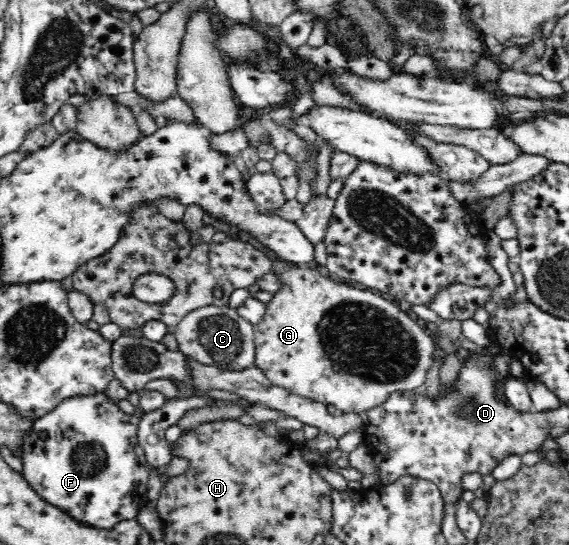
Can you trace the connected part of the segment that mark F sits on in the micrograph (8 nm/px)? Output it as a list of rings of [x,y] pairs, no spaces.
[[[106,390],[100,391],[100,393],[78,393],[72,395],[72,397],[66,397],[62,403],[59,403],[54,409],[51,409],[48,413],[41,415],[37,419],[36,430],[37,435],[32,437],[33,439],[29,444],[29,449],[25,453],[25,459],[22,459],[22,474],[30,482],[30,485],[33,485],[34,489],[37,489],[38,493],[42,494],[42,497],[45,497],[48,501],[52,501],[54,505],[61,506],[62,509],[68,509],[70,514],[73,514],[74,517],[81,518],[82,521],[93,522],[94,525],[108,529],[108,527],[114,527],[118,521],[138,515],[140,508],[149,503],[149,485],[147,481],[152,465],[146,459],[145,451],[139,439],[139,418],[134,413],[122,411],[116,400],[110,397]]]

